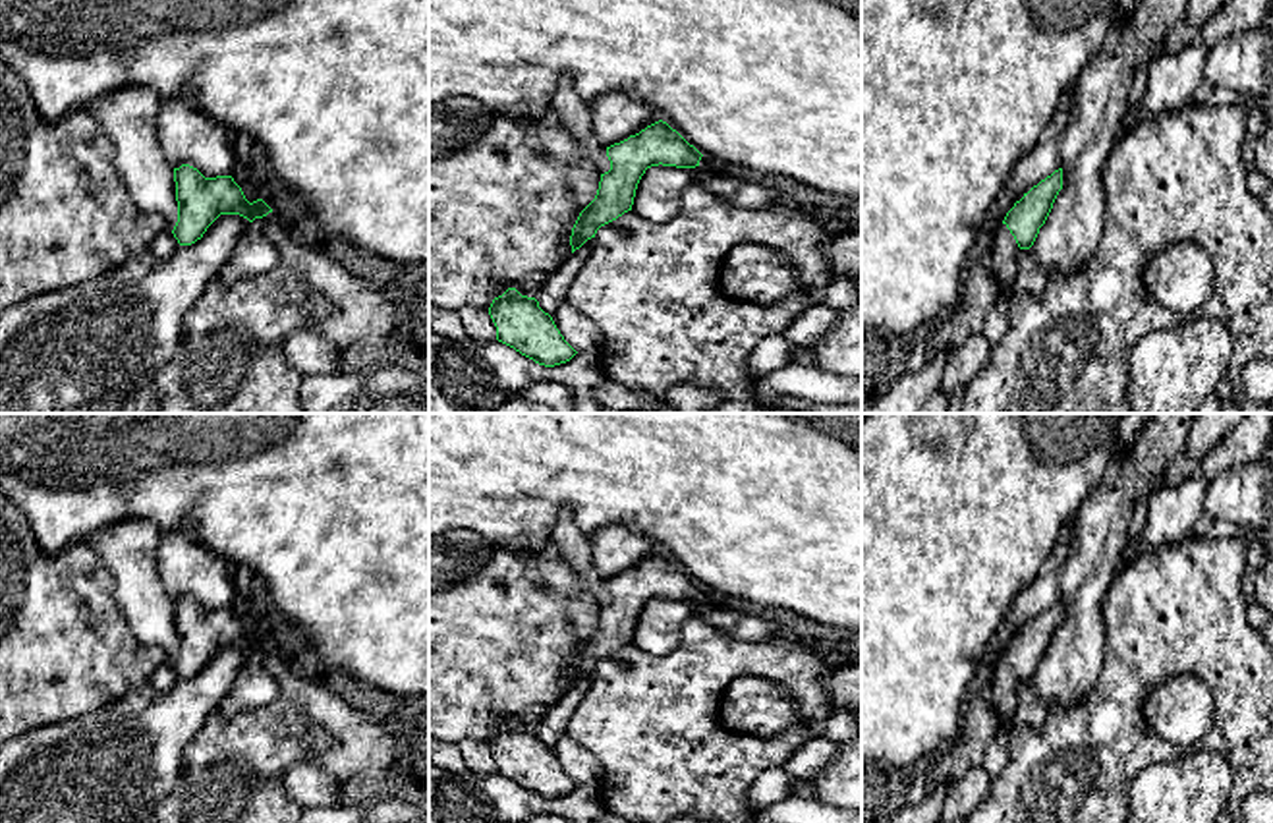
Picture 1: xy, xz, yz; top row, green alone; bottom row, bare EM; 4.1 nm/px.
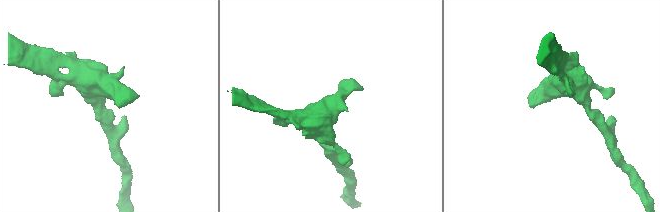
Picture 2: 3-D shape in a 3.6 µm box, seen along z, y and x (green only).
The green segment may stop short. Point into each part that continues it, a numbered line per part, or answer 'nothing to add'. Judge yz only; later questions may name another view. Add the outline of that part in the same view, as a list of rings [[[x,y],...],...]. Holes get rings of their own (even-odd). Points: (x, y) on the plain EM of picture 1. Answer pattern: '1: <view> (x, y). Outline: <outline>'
1: yz (1003, 692). Outline: [[[1001,657],[995,661],[995,674],[991,678],[989,697],[997,711],[1001,726],[1012,726],[1012,717],[1018,707],[1018,686],[1020,680],[1006,661],[1006,657]]]

